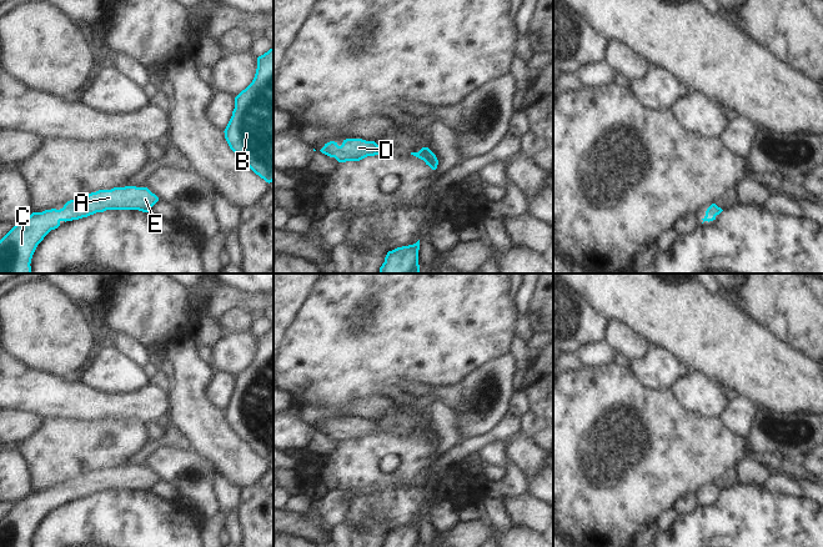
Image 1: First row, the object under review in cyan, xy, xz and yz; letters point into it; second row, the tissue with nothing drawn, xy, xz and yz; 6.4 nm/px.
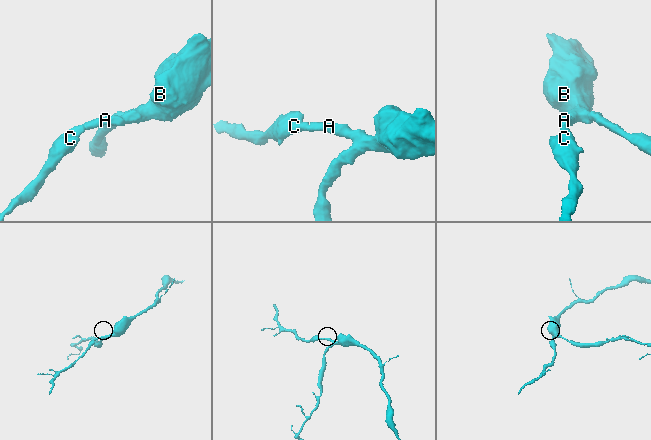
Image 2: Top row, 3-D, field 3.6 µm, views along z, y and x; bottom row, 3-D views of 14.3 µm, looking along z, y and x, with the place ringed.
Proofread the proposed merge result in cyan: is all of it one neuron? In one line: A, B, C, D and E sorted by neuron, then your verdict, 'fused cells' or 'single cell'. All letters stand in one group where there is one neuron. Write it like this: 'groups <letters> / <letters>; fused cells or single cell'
groups A B C D E; single cell

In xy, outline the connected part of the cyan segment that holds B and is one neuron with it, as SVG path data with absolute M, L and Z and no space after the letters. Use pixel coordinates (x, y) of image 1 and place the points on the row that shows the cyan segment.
M274 47L257 57L252 82L235 97L235 109L225 129L230 149L266 182L274 181Z

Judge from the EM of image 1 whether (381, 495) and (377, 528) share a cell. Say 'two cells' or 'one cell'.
two cells

